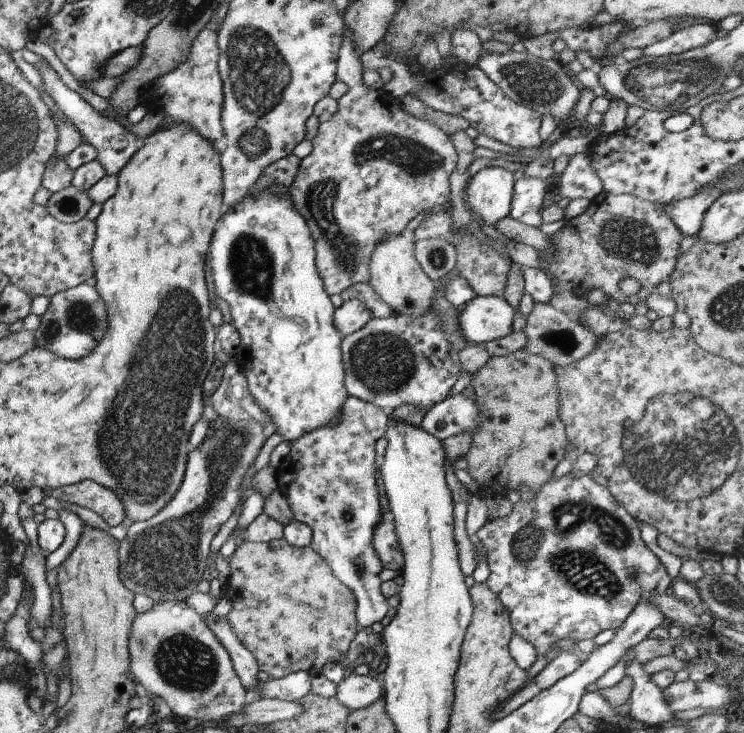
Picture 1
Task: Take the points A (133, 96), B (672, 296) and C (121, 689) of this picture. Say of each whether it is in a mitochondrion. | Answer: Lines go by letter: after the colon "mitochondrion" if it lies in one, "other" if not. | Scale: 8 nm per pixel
A: other
B: other
C: other

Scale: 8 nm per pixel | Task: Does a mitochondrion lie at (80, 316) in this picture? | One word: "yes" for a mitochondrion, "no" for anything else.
yes

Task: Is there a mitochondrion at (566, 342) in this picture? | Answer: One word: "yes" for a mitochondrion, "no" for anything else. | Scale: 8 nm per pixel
yes

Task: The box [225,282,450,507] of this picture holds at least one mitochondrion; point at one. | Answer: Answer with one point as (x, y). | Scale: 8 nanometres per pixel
(382, 363)

